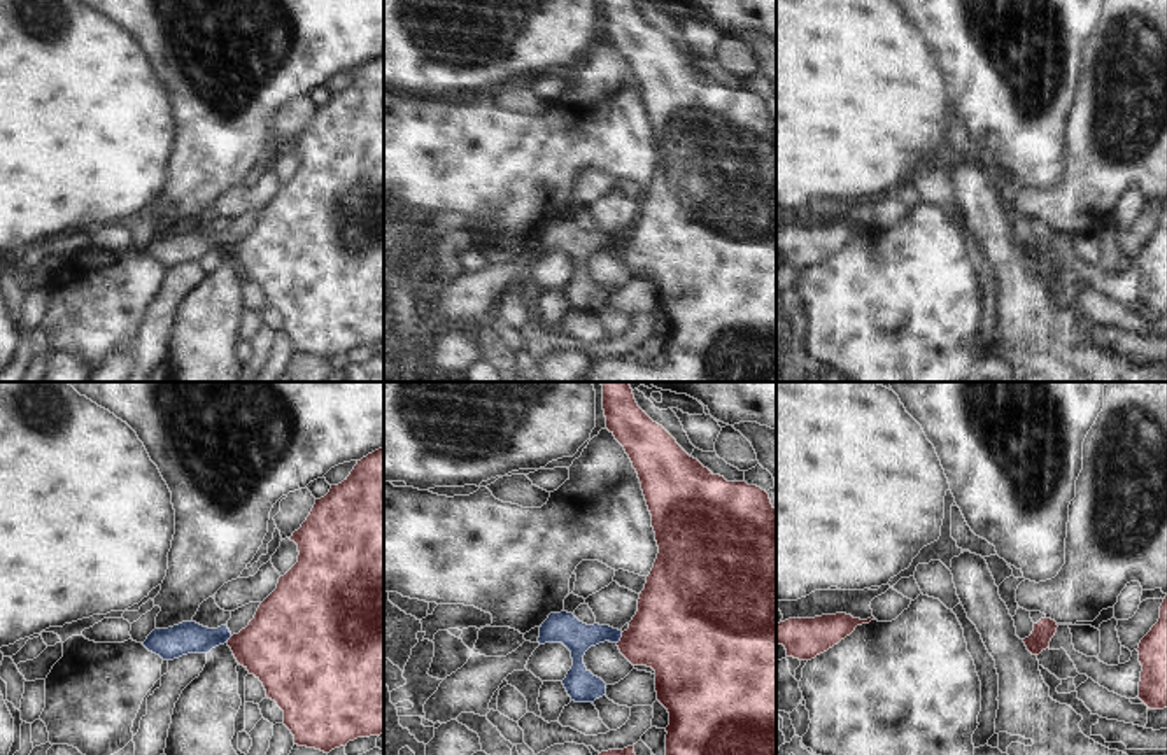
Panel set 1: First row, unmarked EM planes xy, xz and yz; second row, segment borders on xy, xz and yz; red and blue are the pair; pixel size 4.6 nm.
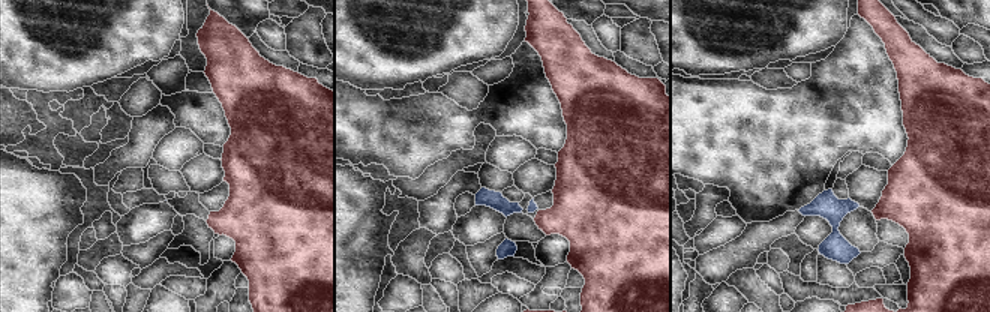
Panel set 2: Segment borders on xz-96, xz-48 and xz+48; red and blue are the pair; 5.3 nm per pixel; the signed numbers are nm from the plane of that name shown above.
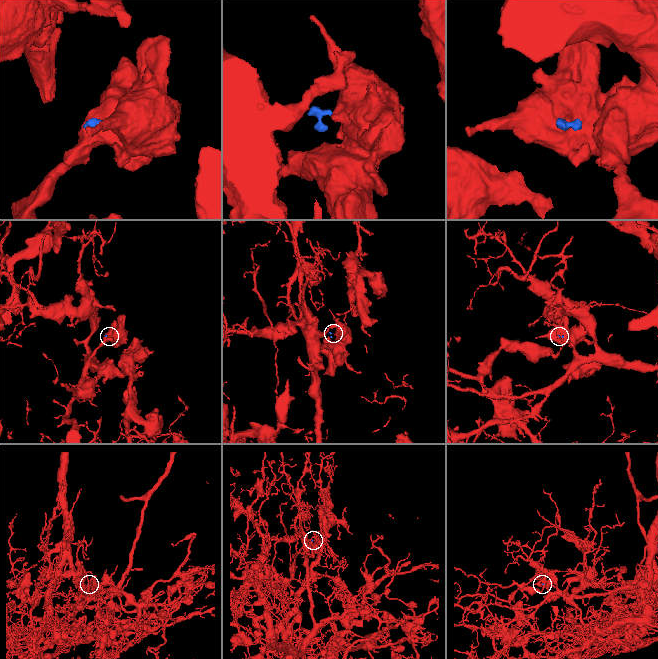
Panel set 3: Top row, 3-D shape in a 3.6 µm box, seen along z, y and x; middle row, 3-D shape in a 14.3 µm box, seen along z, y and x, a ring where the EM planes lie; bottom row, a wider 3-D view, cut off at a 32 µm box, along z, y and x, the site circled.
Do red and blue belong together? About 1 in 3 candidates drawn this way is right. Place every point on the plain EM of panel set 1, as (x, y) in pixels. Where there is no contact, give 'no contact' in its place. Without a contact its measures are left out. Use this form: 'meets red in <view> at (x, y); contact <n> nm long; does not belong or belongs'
meets red in xz at (621, 246); contact 60 nm long; does not belong

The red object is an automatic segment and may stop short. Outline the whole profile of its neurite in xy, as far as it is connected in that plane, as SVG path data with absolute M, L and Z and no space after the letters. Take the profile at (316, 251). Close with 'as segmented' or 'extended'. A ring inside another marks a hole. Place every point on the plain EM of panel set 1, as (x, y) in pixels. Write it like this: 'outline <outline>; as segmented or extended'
outline M384 54L357 68L342 91L315 107L310 123L289 147L298 152L298 170L279 186L277 196L259 212L249 233L228 247L228 254L237 270L263 291L266 305L284 319L284 333L294 343L294 352L329 361L357 345L384 342Z; as segmented

